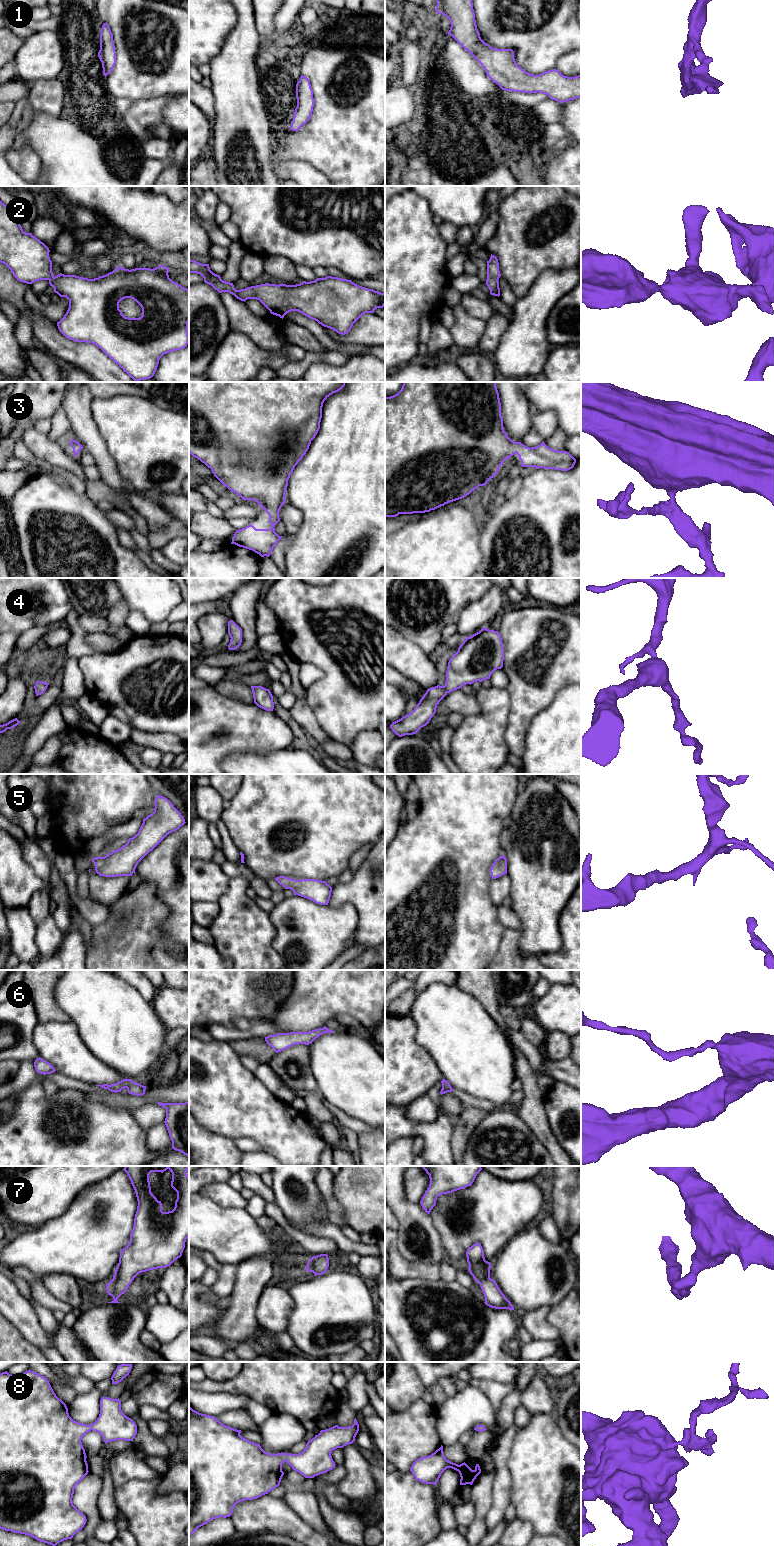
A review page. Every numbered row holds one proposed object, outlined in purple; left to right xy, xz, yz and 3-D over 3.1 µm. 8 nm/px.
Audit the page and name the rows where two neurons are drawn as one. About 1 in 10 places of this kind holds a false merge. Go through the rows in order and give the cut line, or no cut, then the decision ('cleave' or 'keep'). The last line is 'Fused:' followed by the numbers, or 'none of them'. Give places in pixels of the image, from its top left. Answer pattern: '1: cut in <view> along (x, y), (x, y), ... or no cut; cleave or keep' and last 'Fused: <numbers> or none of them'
1: no cut; keep
2: no cut; keep
3: no cut; keep
4: no cut; keep
5: no cut; keep
6: no cut; keep
7: no cut; keep
8: no cut; keep
Fused: none of them

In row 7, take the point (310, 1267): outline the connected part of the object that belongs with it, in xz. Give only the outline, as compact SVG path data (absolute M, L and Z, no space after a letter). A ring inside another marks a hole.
M320 1254L311 1257L308 1261L306 1270L313 1272L315 1276L324 1274L329 1267L329 1258L327 1254Z

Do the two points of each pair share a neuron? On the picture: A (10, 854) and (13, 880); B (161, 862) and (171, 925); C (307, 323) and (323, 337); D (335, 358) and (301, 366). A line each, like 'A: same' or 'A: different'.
A: same
B: same
C: same
D: same

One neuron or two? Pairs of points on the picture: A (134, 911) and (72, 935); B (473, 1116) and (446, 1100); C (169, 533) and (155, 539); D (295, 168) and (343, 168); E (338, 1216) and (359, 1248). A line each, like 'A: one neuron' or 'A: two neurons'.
A: two neurons
B: two neurons
C: one neuron
D: two neurons
E: two neurons

